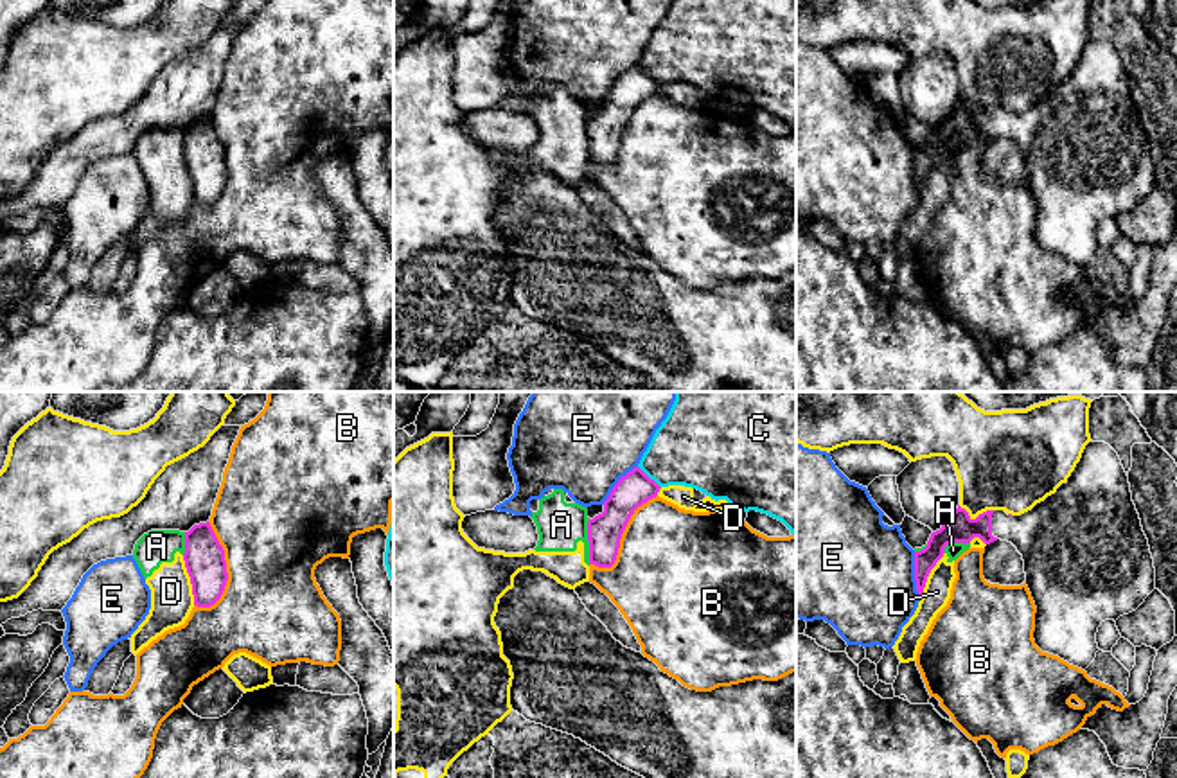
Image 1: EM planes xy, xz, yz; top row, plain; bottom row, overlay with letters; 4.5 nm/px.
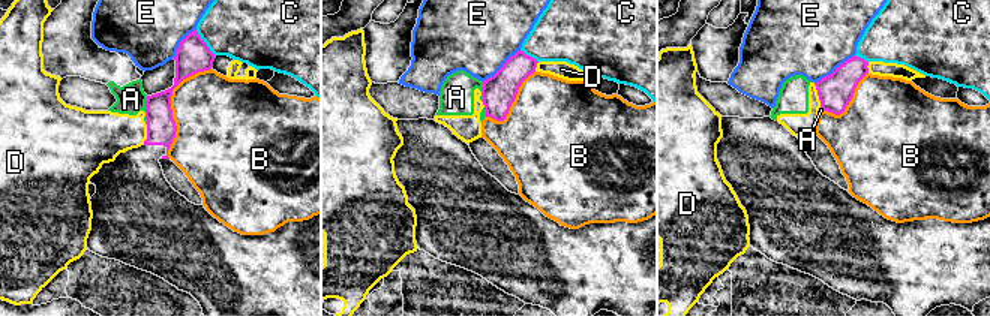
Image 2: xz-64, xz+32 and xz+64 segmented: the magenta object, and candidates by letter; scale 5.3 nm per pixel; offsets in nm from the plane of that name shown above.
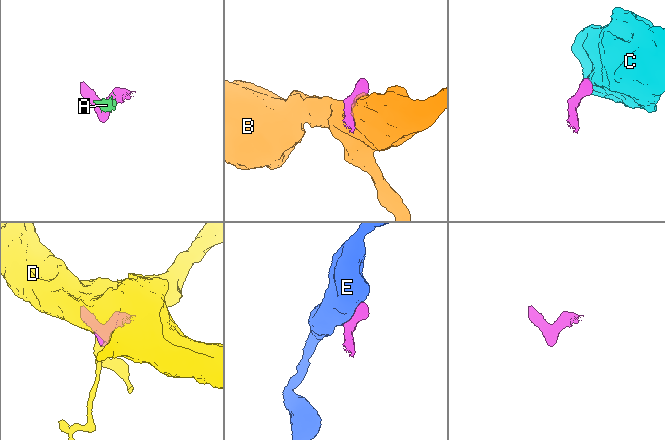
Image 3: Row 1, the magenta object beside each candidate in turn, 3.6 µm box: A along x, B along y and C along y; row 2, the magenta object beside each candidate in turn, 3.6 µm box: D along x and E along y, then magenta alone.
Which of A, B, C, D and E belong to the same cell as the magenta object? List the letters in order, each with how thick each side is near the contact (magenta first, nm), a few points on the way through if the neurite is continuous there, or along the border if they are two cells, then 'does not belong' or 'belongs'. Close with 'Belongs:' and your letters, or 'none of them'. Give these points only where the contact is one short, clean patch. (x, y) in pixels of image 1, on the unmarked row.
A: calibres 160 and 220 nm; border xz (590, 117), (588, 160); does not belong
B: calibres 180 and 440 nm; does not belong
C: calibres 150 and 360 nm; does not belong
D: calibres 180 and 190 nm; does not belong
E: calibres 100 and 500 nm; does not belong
Belongs: none of them

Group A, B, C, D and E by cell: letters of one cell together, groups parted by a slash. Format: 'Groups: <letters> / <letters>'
Groups: A D / B / C / E

